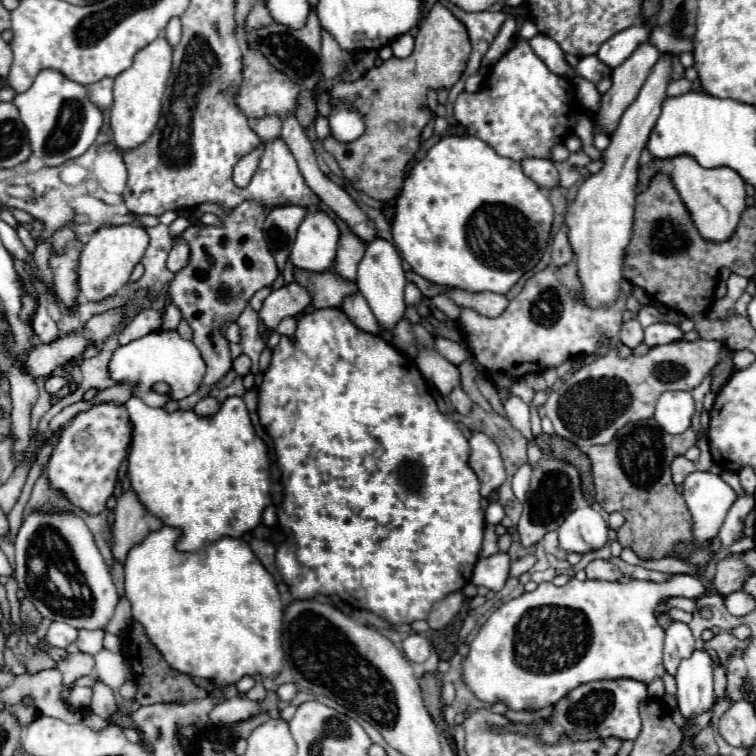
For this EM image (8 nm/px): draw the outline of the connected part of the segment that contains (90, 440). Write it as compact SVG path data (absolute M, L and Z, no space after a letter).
M94 403L88 411L78 413L68 423L68 427L62 431L60 441L54 447L54 451L50 455L50 461L46 465L50 489L62 493L74 507L78 507L78 509L82 509L82 511L86 511L90 515L102 513L106 509L108 497L114 493L120 465L122 465L122 461L126 459L126 453L128 453L130 435L132 435L132 427L128 423L126 405L122 405L122 403Z

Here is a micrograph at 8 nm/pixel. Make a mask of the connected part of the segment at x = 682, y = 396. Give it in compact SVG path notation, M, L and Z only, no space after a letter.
M666 391L656 403L654 419L666 433L680 435L690 427L692 415L694 401L688 391Z

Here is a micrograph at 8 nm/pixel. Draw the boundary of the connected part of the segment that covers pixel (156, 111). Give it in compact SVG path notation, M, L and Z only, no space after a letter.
M158 37L156 41L152 41L150 45L146 45L136 53L130 69L122 71L114 79L114 105L110 111L110 129L112 129L112 141L120 151L140 147L154 131L160 117L162 95L166 89L170 67L172 67L172 47L166 43L164 37Z

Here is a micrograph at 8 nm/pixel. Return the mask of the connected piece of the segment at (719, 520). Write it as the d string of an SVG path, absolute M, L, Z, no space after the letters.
M694 471L682 483L682 495L694 519L694 529L700 537L712 539L718 535L730 505L736 501L734 489L710 471Z

